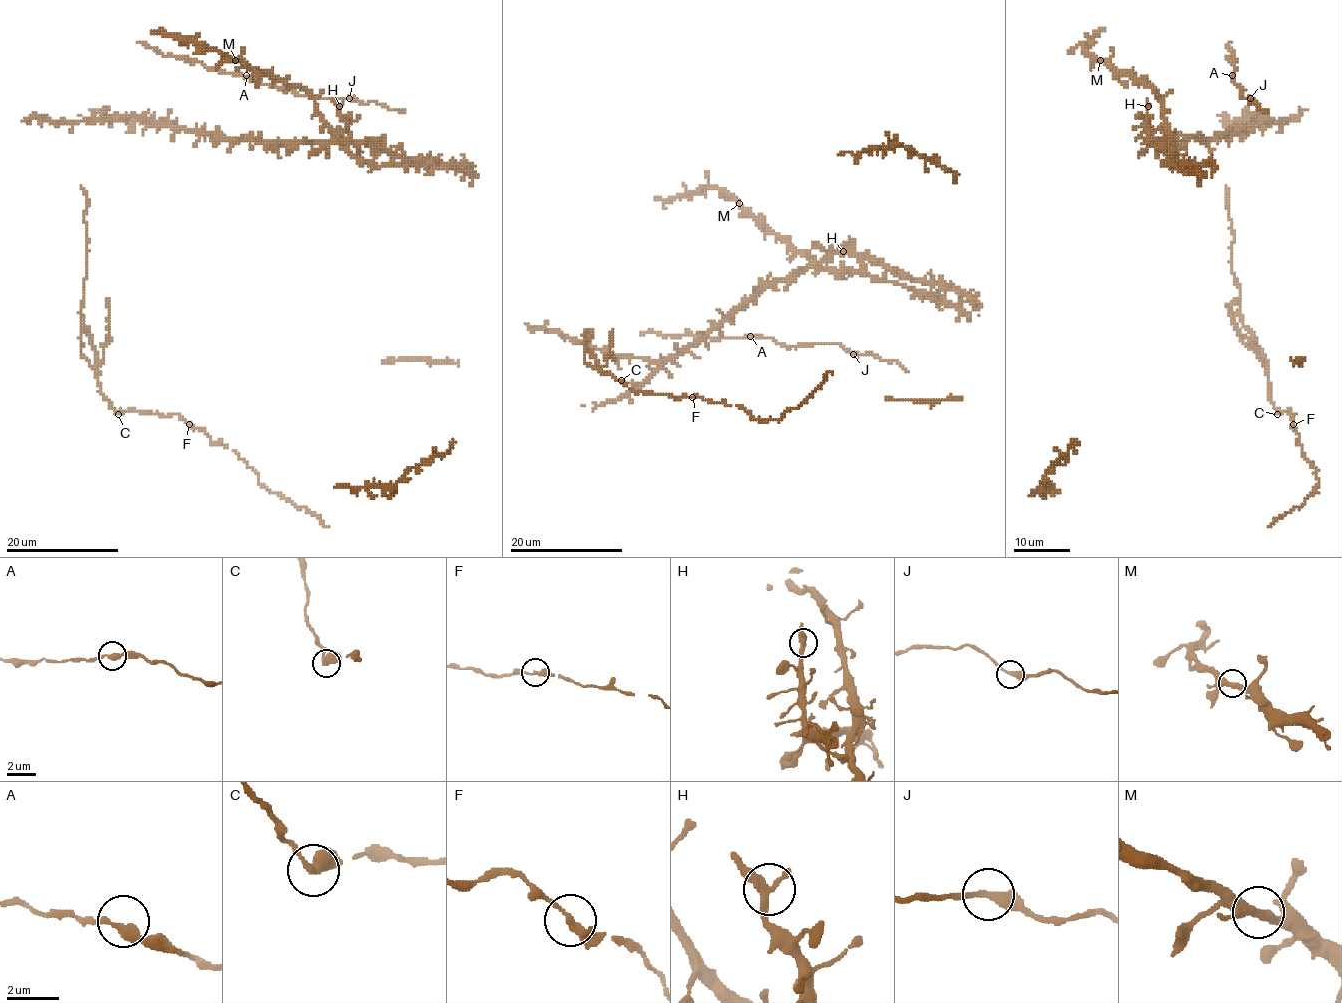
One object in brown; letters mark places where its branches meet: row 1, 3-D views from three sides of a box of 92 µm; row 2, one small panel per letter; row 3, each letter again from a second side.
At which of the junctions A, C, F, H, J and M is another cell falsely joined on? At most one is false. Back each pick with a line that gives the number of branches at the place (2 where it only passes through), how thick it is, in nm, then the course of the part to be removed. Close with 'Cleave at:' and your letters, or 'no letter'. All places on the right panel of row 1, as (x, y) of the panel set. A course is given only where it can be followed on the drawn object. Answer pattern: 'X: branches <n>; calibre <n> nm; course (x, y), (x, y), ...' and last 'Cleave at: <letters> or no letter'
C: branches 2; calibre 380 nm; course (1277, 414), (1269, 391), (1267, 361), (1239, 313), (1241, 288), (1231, 267), (1234, 231), (1226, 185)
Cleave at: C

